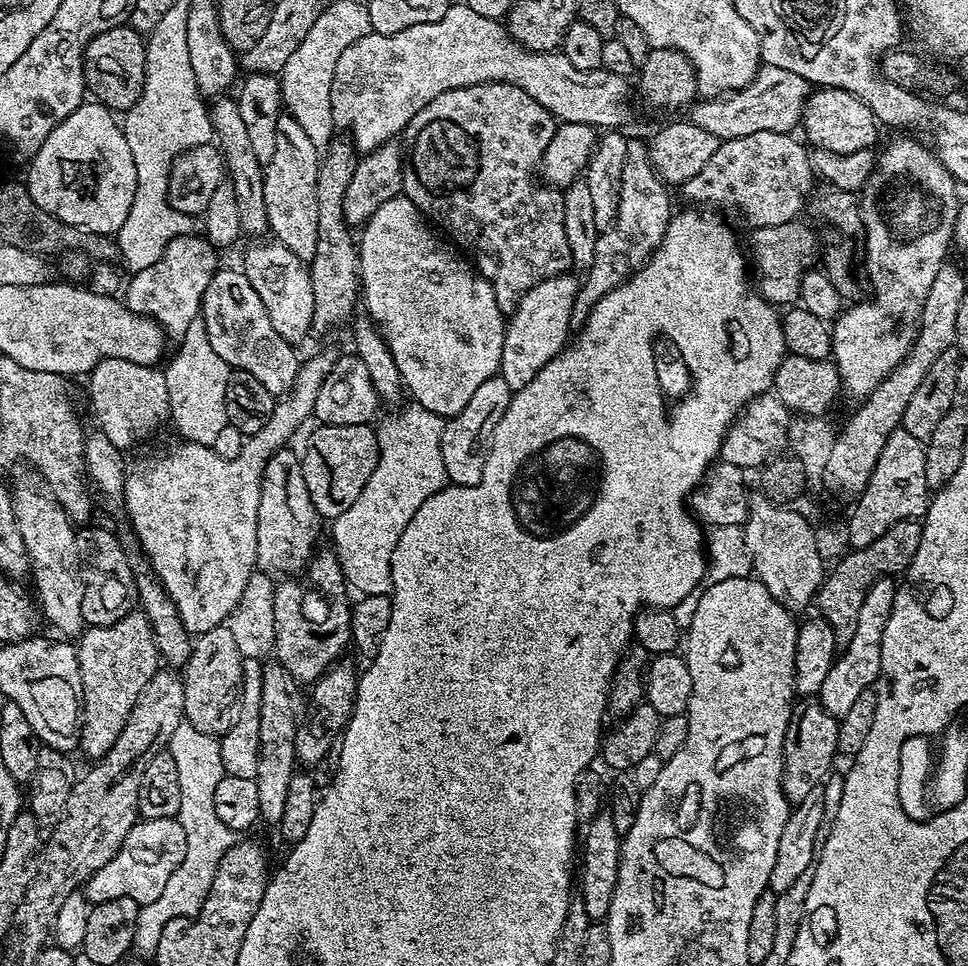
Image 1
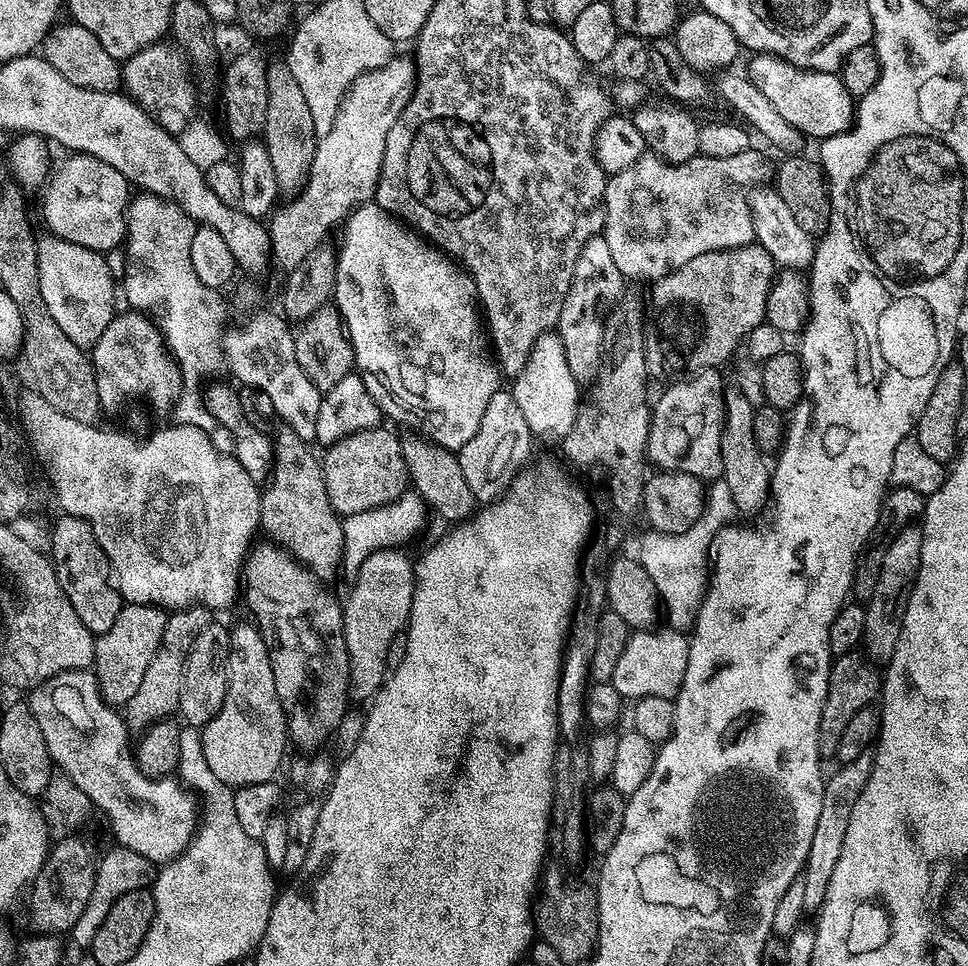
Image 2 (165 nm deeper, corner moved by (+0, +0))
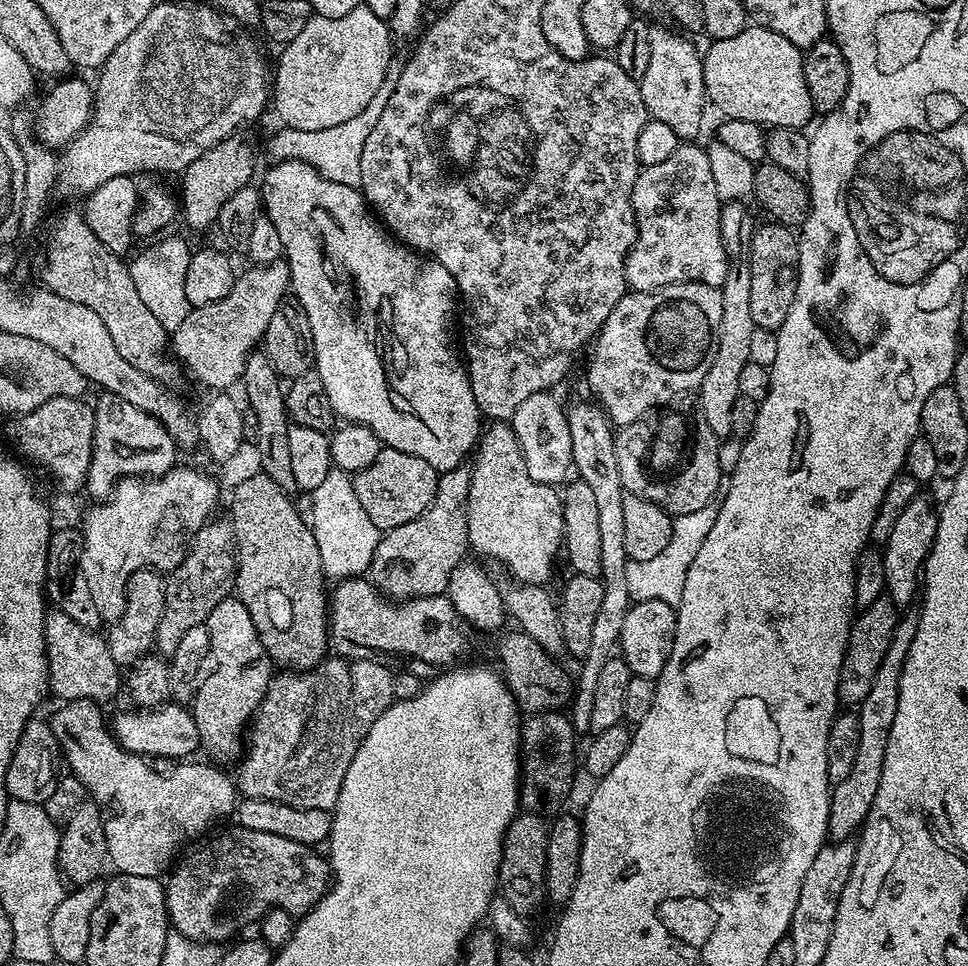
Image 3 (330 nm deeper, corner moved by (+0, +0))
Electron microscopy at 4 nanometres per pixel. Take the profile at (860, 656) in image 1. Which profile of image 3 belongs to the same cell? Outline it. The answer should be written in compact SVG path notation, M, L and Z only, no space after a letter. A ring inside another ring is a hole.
M918 494L898 514L898 522L894 522L894 530L890 530L883 549L884 565L886 566L886 582L884 583L887 595L897 606L908 606L912 599L917 599L922 588L922 573L924 559L932 550L932 543L938 530L938 518L940 517L937 505L932 505L932 500L924 494Z

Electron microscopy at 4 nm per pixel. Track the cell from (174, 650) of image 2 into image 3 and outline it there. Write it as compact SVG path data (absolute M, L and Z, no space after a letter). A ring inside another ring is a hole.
M213 518L201 526L187 545L184 560L164 581L164 609L156 631L155 651L170 658L182 642L182 634L207 621L210 610L233 591L236 579L236 545L231 519Z

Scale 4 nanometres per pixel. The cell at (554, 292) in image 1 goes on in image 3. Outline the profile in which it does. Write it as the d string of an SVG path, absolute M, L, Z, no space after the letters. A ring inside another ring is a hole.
M551 391L530 394L530 398L514 410L510 423L534 482L560 486L569 479L568 472L573 471L571 436L565 405L560 405L552 395Z

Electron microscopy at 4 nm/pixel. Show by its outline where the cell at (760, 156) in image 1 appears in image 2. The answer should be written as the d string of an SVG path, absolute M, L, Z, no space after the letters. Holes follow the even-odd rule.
M749 150L742 154L734 154L731 158L710 158L709 156L696 155L682 162L681 164L669 164L667 160L655 154L645 154L638 158L632 166L626 166L626 170L614 172L608 176L608 185L604 191L604 231L602 233L606 246L610 246L610 254L614 258L614 266L618 266L625 278L632 280L648 280L655 282L662 279L666 274L678 270L678 266L686 266L690 258L698 258L698 254L710 254L718 250L730 250L731 248L741 248L755 241L754 226L752 225L752 215L748 209L749 191L757 186L763 185L764 180L770 176L770 164L763 160L755 150Z

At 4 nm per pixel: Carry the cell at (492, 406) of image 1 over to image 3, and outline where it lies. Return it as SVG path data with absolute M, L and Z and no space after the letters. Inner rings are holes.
M508 422L487 425L477 443L471 469L470 490L467 492L469 547L498 560L502 563L499 565L517 580L527 584L547 583L563 543L561 493L553 485L536 483L531 478L521 443Z

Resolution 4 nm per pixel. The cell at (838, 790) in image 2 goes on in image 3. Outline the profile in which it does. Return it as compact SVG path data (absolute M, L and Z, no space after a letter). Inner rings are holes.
M915 611L908 612L905 616L903 613L897 619L894 638L890 642L890 650L886 650L886 658L882 658L882 666L878 666L878 674L874 674L874 686L870 686L870 694L866 694L866 698L858 706L860 717L858 755L854 757L854 766L850 770L850 775L843 782L831 785L828 797L830 802L830 814L828 815L829 841L852 840L863 825L864 819L870 814L870 806L874 806L874 794L878 794L878 782L882 782L882 764L886 762L886 746L890 738L890 726L894 726L894 714L898 714L898 692L899 682L902 678L902 668L917 630L918 615Z

